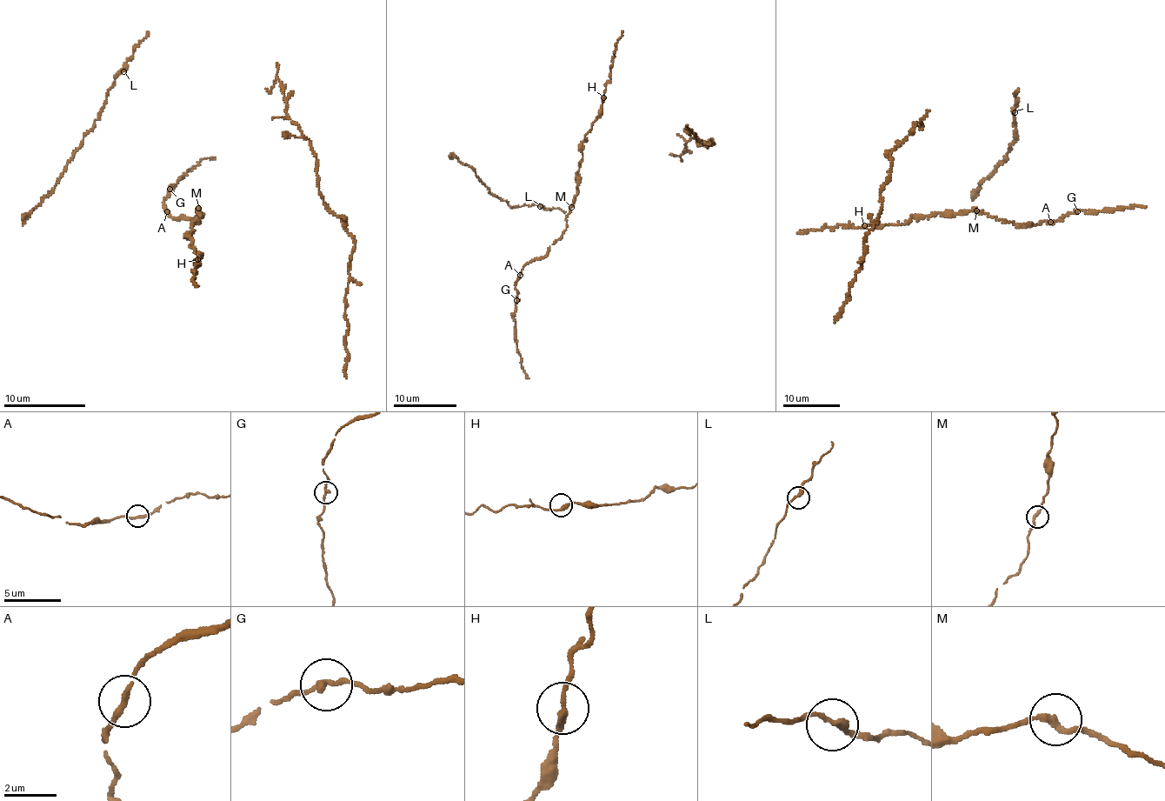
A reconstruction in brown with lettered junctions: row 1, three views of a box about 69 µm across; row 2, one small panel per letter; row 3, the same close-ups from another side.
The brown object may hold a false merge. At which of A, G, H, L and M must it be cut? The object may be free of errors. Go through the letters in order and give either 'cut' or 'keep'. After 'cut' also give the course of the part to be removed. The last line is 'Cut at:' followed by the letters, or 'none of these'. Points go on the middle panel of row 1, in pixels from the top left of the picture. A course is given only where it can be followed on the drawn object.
A: keep
G: keep
H: keep
L: keep
M: keep
Cut at: none of these

